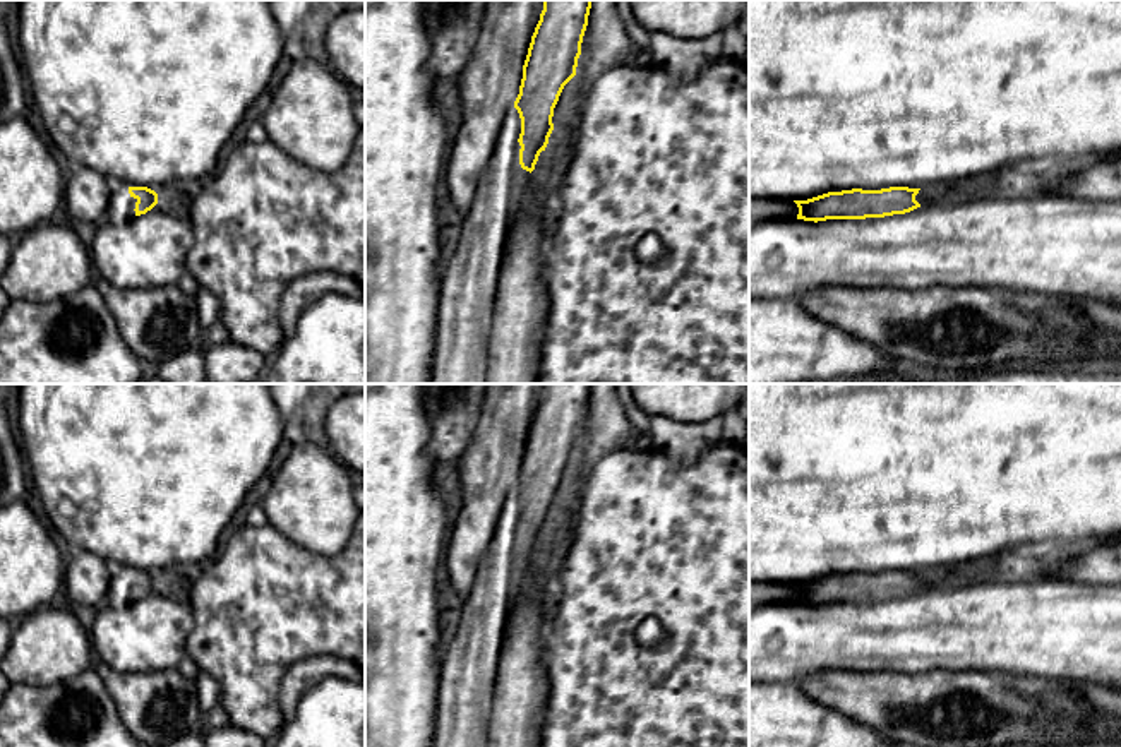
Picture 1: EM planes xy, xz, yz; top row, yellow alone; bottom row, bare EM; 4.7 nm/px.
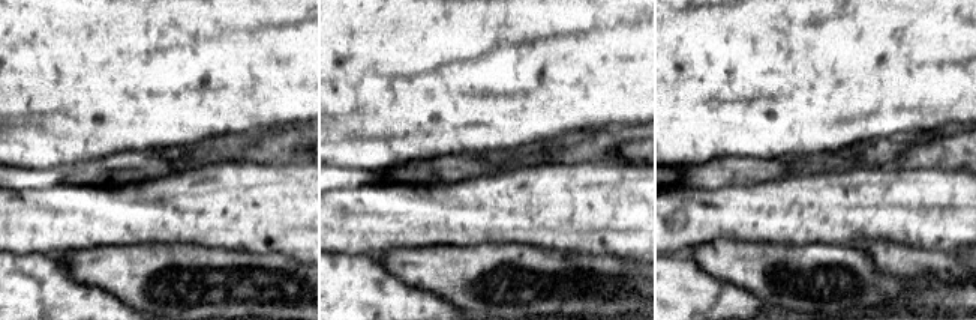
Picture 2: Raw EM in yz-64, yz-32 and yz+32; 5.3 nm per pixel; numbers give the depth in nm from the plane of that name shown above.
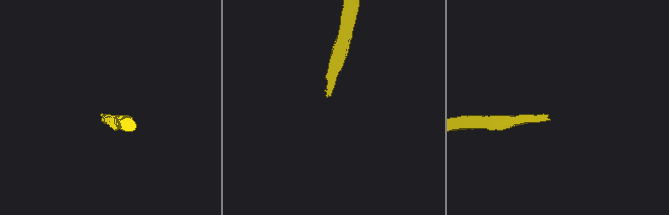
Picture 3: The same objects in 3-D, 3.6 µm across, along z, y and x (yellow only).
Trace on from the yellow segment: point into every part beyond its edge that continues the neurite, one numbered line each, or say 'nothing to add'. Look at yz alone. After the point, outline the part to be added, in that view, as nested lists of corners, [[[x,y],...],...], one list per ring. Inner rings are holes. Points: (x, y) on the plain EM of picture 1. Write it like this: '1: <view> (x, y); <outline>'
1: yz (926, 579); [[[920,572],[919,577],[915,579],[915,584],[920,589],[929,589],[934,586],[941,586],[948,583],[946,576],[939,574],[939,572]]]

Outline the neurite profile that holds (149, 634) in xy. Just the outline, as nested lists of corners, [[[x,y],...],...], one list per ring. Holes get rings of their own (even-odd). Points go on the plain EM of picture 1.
[[[163,586],[123,608],[103,605],[87,624],[96,660],[122,673],[177,668],[192,629],[189,603]]]

